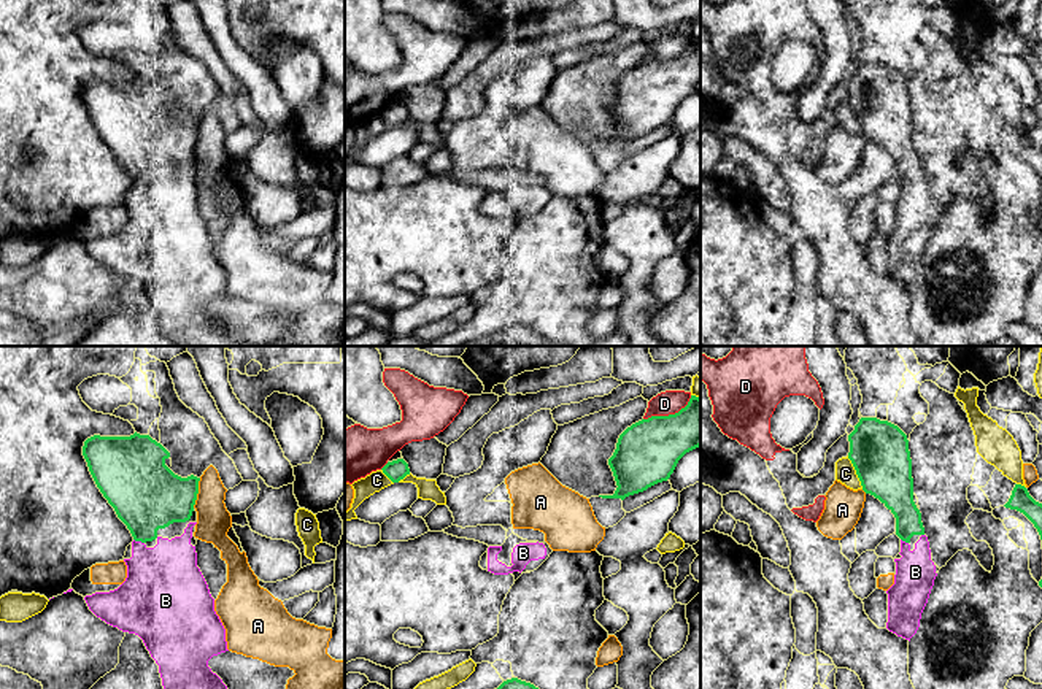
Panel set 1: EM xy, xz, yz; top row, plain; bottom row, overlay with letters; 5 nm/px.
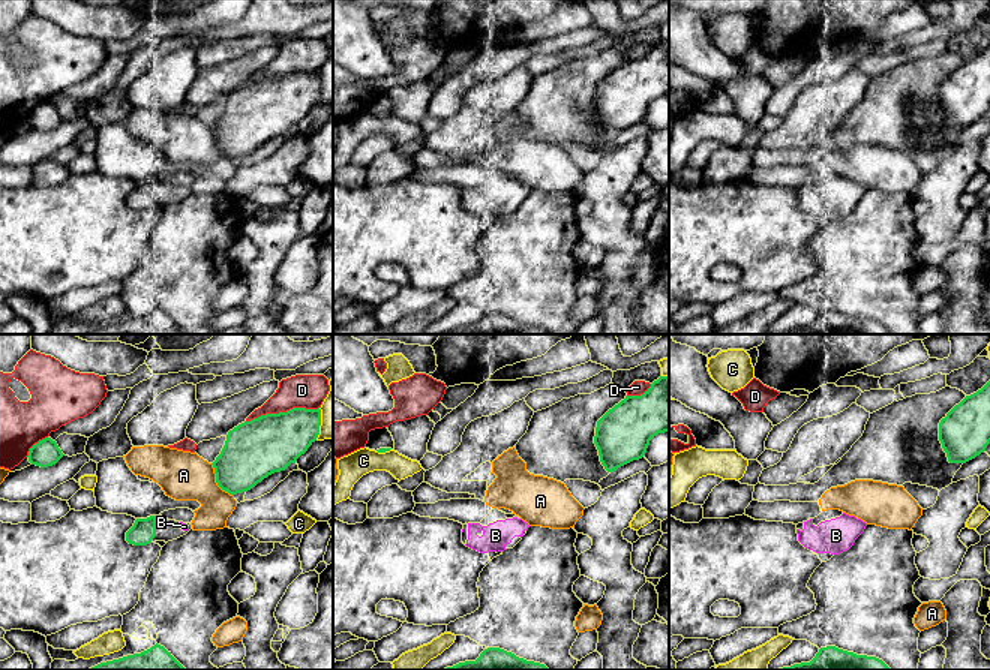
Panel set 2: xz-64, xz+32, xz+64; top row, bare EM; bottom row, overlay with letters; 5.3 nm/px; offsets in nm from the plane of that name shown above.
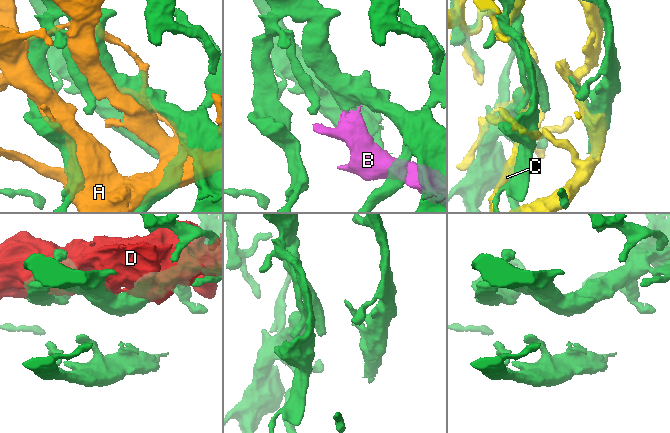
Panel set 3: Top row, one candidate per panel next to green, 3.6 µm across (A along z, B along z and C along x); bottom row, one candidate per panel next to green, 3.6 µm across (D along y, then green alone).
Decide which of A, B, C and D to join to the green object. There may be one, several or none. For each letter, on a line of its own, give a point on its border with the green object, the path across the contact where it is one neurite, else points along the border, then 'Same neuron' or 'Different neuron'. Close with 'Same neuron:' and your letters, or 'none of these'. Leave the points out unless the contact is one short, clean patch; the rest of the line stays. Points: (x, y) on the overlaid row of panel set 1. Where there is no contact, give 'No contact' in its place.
A: Touches green at xy (197, 492). Different neuron
B: Touches green at xy (138, 540). Same neuron
C: Touches green at yz (856, 472). Different neuron
D: Touches green at xz (669, 415). Different neuron
Same neuron: B

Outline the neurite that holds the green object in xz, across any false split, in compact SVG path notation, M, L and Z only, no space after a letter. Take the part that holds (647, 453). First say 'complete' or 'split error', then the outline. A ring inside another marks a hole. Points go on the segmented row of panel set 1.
complete; M691 395L688 405L675 414L651 416L627 427L618 438L616 449L608 459L608 465L616 481L613 495L602 498L621 498L646 491L648 487L667 481L678 460L689 451L700 446L700 398Z

